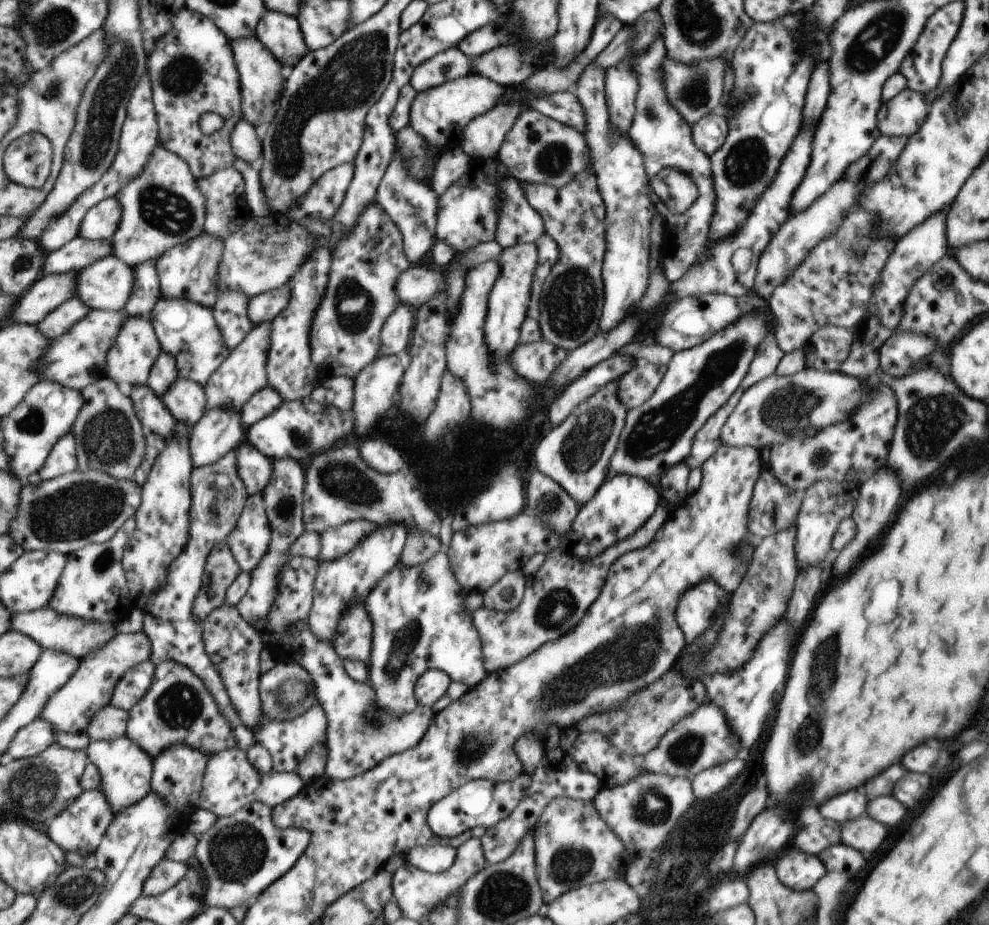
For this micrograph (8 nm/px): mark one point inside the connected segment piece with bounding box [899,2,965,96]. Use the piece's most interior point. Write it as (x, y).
(922, 67)

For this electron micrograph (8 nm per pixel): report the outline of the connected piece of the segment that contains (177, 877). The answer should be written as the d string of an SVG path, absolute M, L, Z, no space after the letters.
M169 858L162 859L145 880L144 894L147 897L155 897L170 890L182 880L190 866L191 863L171 861Z

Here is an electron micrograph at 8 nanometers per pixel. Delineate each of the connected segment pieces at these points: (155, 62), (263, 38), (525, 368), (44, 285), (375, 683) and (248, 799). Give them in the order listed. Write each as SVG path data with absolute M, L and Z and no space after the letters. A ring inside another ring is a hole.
M184 7L173 16L172 24L170 32L156 43L155 49L148 56L159 142L176 156L182 157L197 179L205 179L216 171L233 167L232 164L237 159L231 140L232 132L244 118L241 77L238 78L230 40L213 21ZM207 112L219 114L223 118L223 127L211 135L206 135L200 129L201 116Z
M276 11L262 17L256 37L285 69L295 67L308 51L298 21Z
M542 340L529 345L519 342L509 355L520 376L538 386L546 386L554 371L567 357L567 351Z
M77 271L43 274L18 298L13 319L15 323L37 325L49 312L77 296Z
M446 550L438 551L428 562L417 567L404 567L399 562L381 578L365 600L365 609L373 626L369 682L380 708L395 715L416 709L419 702L415 699L415 684L428 669L443 670L452 681L467 684L470 689L486 678L488 672L484 668L480 635L465 605L469 595L458 582Z
M238 748L228 749L210 756L207 761L198 808L209 810L217 817L233 815L243 806L253 802L261 802L274 808L294 798L303 786L303 780L296 773L278 772L274 769L259 773L250 764L246 752Z

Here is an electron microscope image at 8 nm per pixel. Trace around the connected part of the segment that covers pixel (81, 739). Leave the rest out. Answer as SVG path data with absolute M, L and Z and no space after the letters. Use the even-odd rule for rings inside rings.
M118 633L98 652L91 652L78 660L81 666L76 674L50 698L42 716L39 717L54 725L56 742L69 749L85 751L92 742L87 729L93 717L110 705L118 682L132 668L150 660L151 656L152 641L146 633Z

